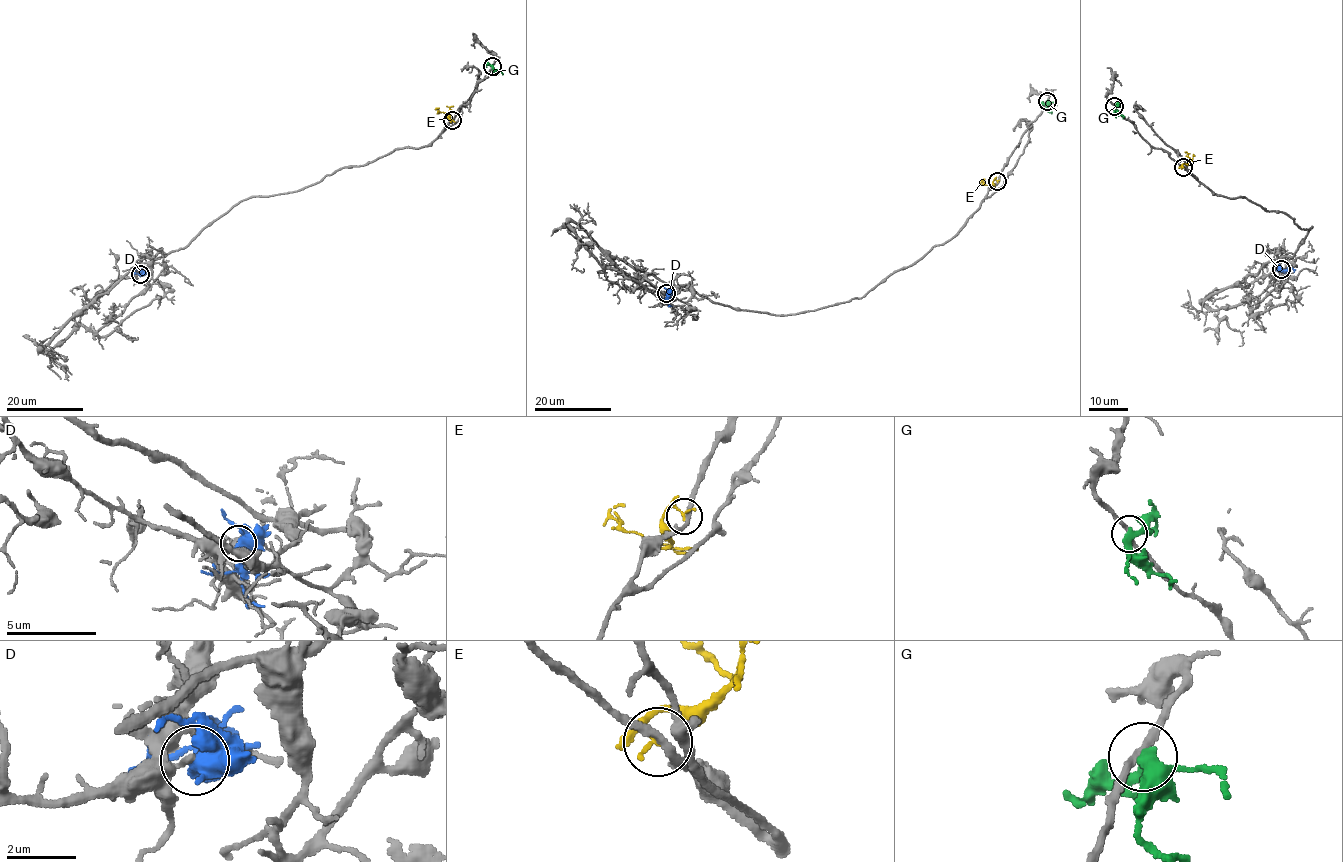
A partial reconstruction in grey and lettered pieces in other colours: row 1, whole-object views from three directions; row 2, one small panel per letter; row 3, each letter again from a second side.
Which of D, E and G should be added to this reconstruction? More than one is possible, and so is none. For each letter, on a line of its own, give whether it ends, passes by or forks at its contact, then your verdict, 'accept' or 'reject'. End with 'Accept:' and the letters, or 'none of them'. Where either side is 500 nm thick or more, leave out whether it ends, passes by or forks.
D: reject
E: it passes by | reject
G: it forks | reject
Accept: none of them

